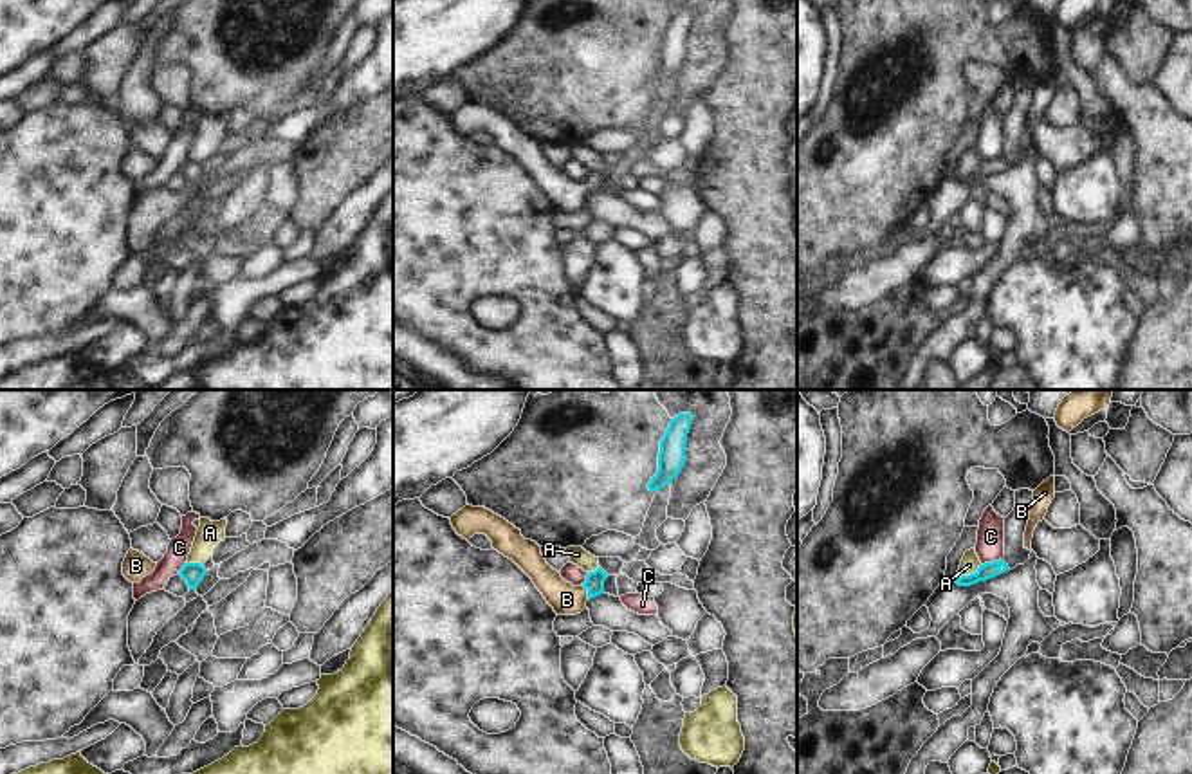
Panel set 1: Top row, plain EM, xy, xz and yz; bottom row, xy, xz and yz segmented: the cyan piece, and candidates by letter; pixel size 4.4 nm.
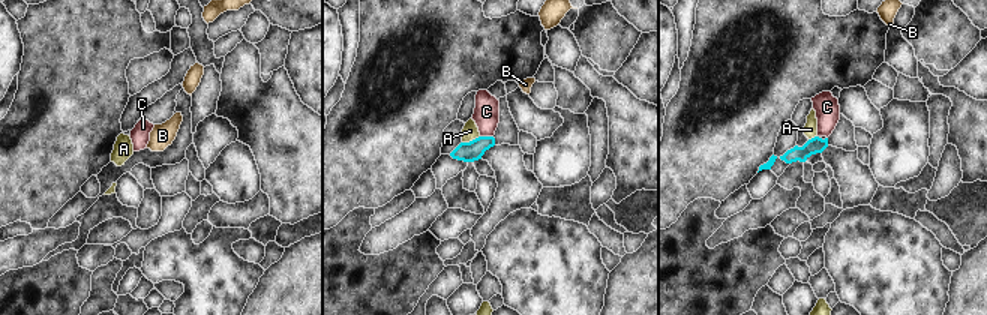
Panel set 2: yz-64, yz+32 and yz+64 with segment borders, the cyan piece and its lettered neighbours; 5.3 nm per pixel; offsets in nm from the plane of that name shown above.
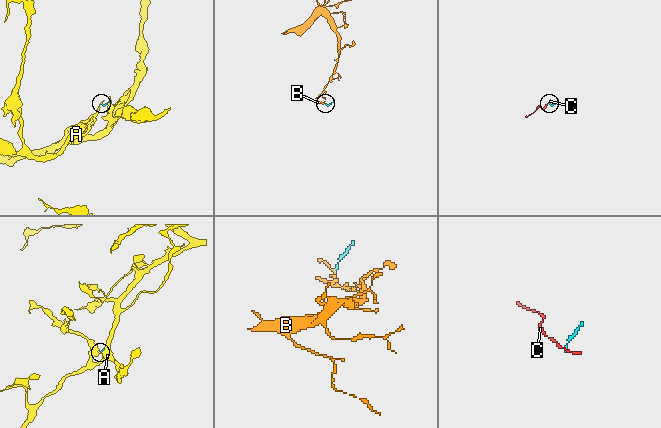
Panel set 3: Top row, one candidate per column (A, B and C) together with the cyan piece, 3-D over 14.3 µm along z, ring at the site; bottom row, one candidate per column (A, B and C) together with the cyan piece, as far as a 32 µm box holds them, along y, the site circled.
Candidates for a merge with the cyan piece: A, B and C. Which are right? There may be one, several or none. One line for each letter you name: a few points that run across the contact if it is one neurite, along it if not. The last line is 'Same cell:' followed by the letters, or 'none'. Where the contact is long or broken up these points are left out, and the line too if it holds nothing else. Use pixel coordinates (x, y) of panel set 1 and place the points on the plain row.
B: line xz (594, 179), (588, 188), (567, 195)
Same cell: B

